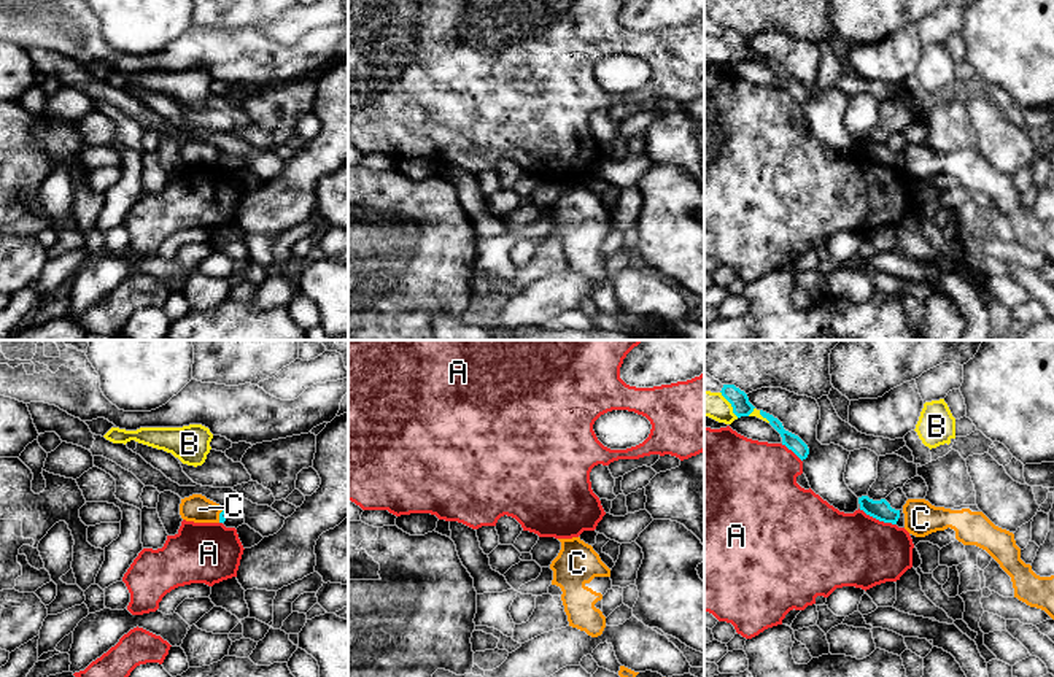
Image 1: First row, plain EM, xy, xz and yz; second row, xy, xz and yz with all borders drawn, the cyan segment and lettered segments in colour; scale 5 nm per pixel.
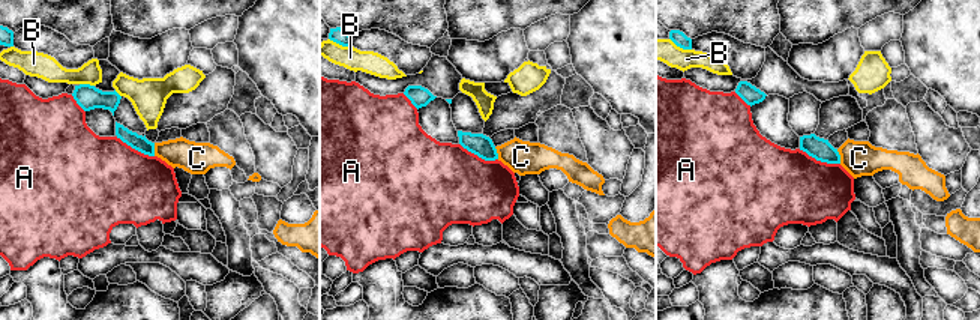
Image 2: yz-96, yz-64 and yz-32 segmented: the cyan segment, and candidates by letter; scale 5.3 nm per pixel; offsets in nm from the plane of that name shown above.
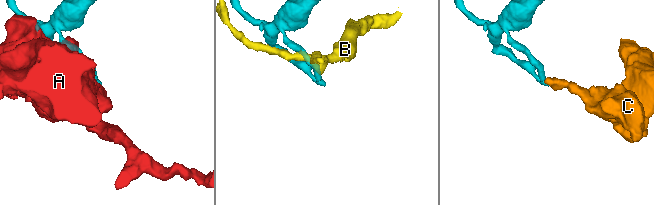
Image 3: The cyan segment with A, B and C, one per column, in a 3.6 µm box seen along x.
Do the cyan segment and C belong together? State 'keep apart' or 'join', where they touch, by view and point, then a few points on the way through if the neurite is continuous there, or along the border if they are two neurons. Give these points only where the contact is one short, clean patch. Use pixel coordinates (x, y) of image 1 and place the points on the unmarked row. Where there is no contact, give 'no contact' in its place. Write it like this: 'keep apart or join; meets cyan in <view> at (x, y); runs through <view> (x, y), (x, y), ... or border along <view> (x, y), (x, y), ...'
keep apart; meets cyan in xy at (220, 159)

